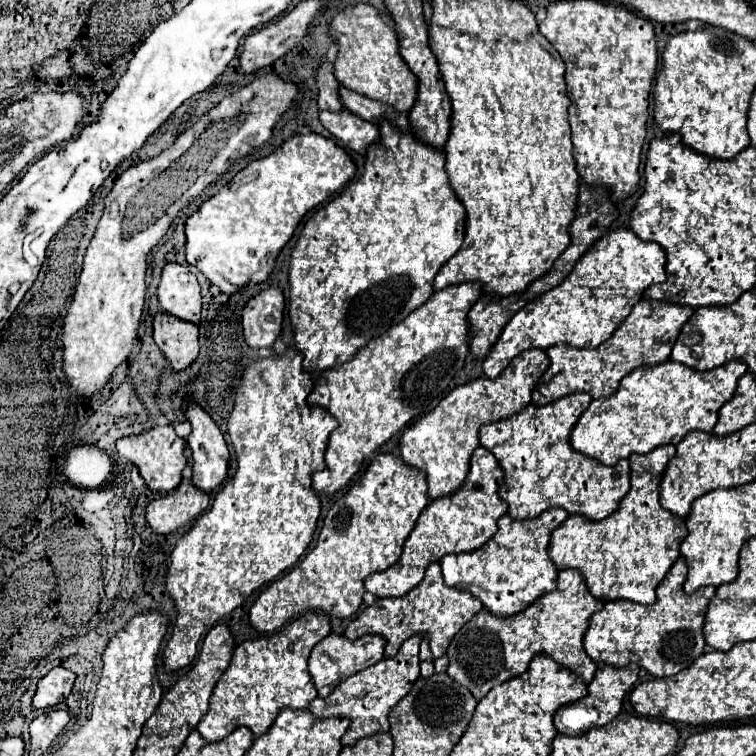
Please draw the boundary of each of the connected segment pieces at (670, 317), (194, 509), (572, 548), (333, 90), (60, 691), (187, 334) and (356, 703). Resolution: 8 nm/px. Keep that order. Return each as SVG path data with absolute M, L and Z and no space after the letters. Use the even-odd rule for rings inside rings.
M641 300L635 304L631 314L625 318L625 322L613 332L613 336L605 340L601 346L593 350L575 350L565 344L549 348L547 350L549 368L537 382L531 404L545 406L573 392L587 392L593 400L611 396L625 374L633 372L639 366L663 364L669 358L671 348L691 314L693 310L689 306Z
M181 482L171 494L153 500L147 506L147 522L155 534L171 534L173 530L193 522L209 506L209 496L191 482Z
M673 444L657 446L647 456L631 456L631 490L619 502L615 514L603 522L591 522L573 514L555 528L547 552L557 570L579 570L589 592L603 602L631 600L637 604L655 604L655 588L679 558L679 542L687 536L685 520L659 504L661 474L673 456Z
M325 62L317 70L317 86L319 86L319 108L329 110L329 112L339 112L343 110L343 102L339 96L339 82L333 76L333 64Z
M61 666L47 672L37 684L37 692L33 696L33 708L49 708L61 704L71 694L75 678L77 676L71 670L65 670Z
M157 314L153 320L153 340L171 366L181 372L199 356L199 330L195 324L173 316Z
M419 636L405 640L395 658L383 658L379 664L349 676L327 698L315 698L309 704L309 712L315 718L349 718L351 728L345 732L345 746L355 746L361 736L389 732L389 712L403 696L407 696L407 692L419 678L419 642Z

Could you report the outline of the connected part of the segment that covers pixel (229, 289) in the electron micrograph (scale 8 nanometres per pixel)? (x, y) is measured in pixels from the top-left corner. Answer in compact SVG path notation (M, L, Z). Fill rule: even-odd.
M297 134L289 138L273 154L255 160L241 172L237 172L237 176L223 190L219 190L213 198L203 202L203 206L187 218L187 262L199 268L225 294L241 292L247 284L265 282L275 266L277 254L287 244L287 240L291 240L301 218L309 210L325 202L333 192L343 188L353 176L355 164L351 156L333 140L319 134Z

